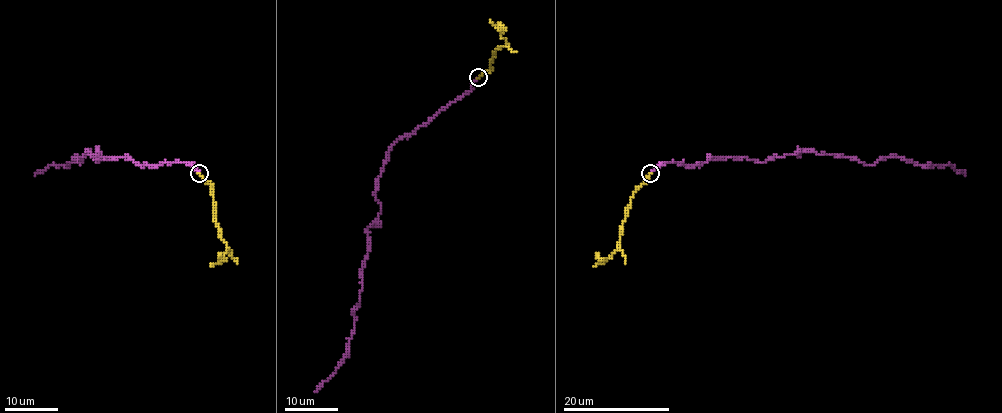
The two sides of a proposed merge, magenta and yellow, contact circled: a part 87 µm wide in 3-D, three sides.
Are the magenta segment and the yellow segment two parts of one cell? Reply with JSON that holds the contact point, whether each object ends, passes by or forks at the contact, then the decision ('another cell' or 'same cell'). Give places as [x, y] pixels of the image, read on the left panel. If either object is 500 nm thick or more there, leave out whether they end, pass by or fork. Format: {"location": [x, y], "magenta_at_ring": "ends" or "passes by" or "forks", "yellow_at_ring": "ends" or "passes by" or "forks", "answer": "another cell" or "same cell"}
{"location": [199, 173], "magenta_at_ring": "ends", "yellow_at_ring": "ends", "answer": "same cell"}

